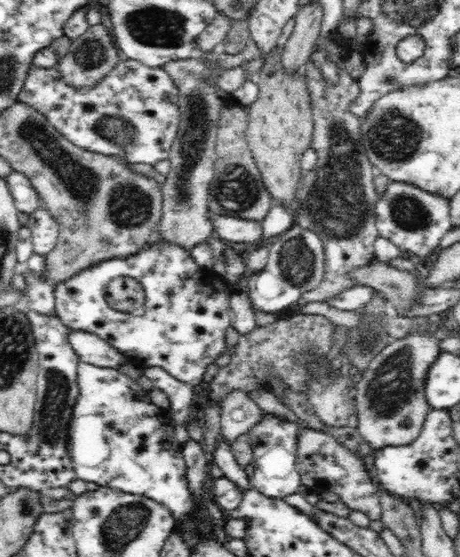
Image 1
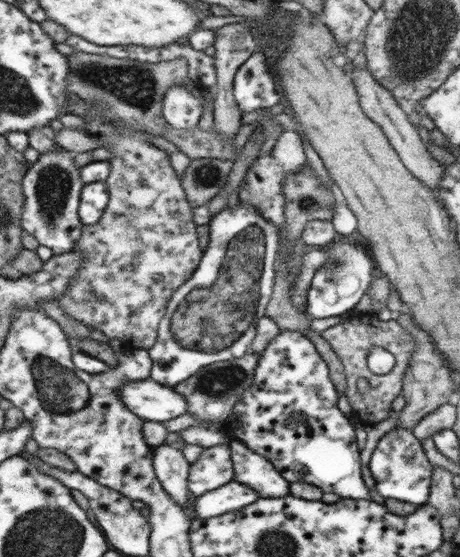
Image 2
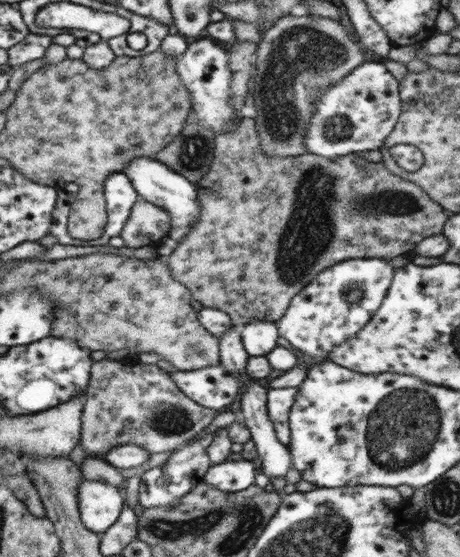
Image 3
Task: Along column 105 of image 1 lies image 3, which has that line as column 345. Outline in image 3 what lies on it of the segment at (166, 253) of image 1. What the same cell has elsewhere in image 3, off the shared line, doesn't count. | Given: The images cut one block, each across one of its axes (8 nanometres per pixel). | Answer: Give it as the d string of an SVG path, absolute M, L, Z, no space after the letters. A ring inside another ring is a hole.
M356 258L344 260L322 270L310 284L305 285L290 302L286 312L276 321L279 336L286 338L293 348L302 356L325 360L334 347L341 345L348 338L354 337L358 331L368 324L372 315L386 296L390 288L395 268L391 261L380 258Z

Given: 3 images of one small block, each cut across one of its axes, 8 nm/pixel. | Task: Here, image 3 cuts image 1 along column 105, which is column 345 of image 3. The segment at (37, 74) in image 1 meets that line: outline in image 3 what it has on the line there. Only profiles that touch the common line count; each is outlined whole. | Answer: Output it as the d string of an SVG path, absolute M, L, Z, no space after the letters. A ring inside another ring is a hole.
M369 59L356 66L351 74L318 96L317 105L305 146L308 154L335 159L348 154L381 150L386 138L393 132L402 113L399 82L383 62Z

